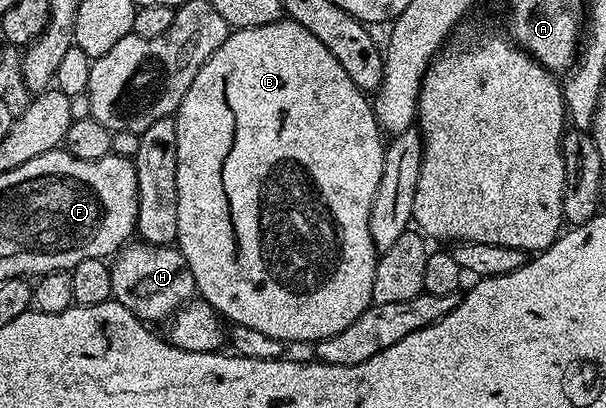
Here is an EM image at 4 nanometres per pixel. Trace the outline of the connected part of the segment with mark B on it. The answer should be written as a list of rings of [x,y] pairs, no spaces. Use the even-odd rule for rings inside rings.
[[[287,18],[275,20],[266,26],[237,28],[228,35],[226,42],[222,42],[222,46],[218,46],[218,50],[214,50],[214,54],[204,63],[202,70],[198,70],[198,74],[194,74],[194,82],[190,82],[190,90],[186,90],[179,108],[174,113],[174,119],[178,134],[178,234],[175,243],[190,266],[190,274],[194,274],[199,299],[205,300],[215,312],[220,313],[225,321],[232,320],[233,325],[241,324],[250,330],[258,330],[258,334],[266,334],[270,338],[278,338],[285,342],[291,342],[291,340],[315,342],[338,334],[338,330],[346,330],[346,326],[350,326],[350,322],[357,320],[372,304],[374,270],[376,269],[378,253],[370,238],[368,219],[370,218],[370,206],[374,202],[374,194],[378,190],[378,182],[382,178],[382,162],[384,161],[386,144],[383,139],[380,141],[382,129],[376,120],[376,114],[369,97],[361,92],[358,85],[350,78],[350,74],[346,74],[346,70],[342,70],[338,58],[334,58],[334,54],[330,54],[330,50],[326,50],[326,46],[322,46],[322,42],[318,42],[318,38],[314,38],[314,34],[310,34],[310,30],[306,30],[306,26]]]

